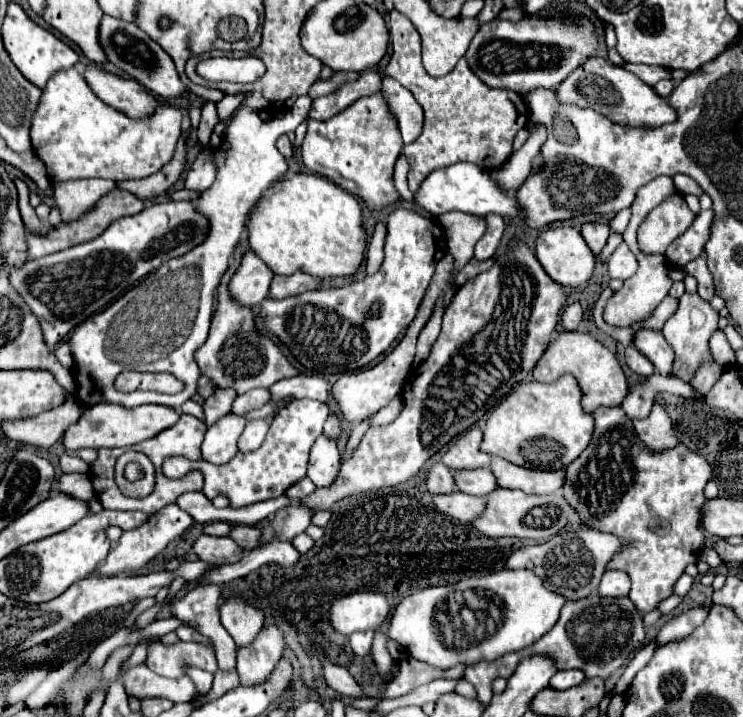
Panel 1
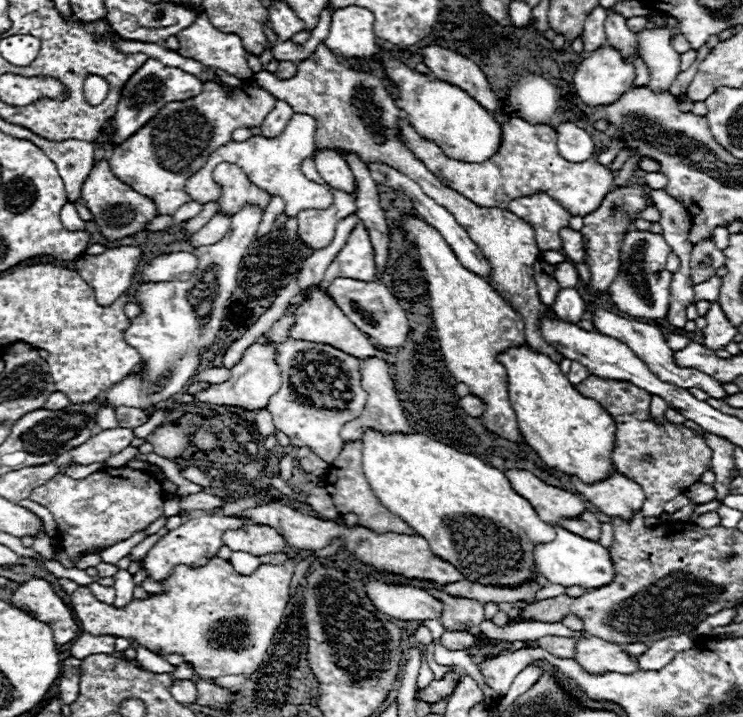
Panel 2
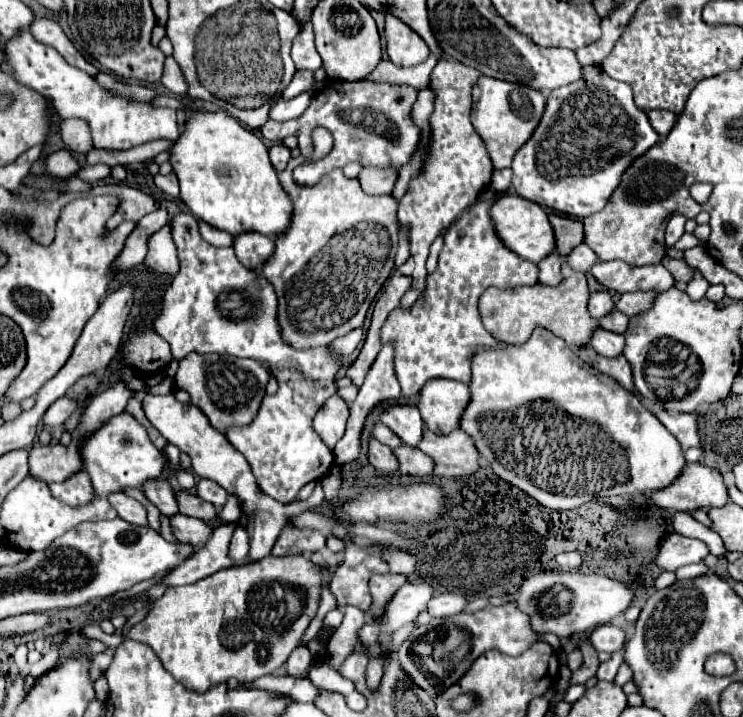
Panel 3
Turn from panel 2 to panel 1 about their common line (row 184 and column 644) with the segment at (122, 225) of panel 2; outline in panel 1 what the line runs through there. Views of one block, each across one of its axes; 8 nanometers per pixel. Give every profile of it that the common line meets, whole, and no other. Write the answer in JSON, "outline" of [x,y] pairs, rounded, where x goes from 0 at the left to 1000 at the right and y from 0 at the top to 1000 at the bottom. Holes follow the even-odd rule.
{"outline":[[[791,81],[778,92],[751,123],[754,142],[775,142],[783,151],[799,151],[805,159],[813,159],[834,176],[864,176],[886,179],[891,173],[907,170],[913,165],[910,153],[899,145],[896,137],[888,137],[878,120],[867,117],[851,100],[821,89],[813,81]]]}

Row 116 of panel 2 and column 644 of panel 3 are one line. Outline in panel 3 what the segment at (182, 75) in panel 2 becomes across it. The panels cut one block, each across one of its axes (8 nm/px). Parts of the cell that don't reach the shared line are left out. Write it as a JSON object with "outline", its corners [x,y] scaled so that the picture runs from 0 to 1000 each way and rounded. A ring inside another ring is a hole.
{"outline":[[[786,92],[783,114],[740,128],[724,179],[692,218],[689,262],[713,282],[789,304],[816,287],[816,276],[832,259],[832,245],[851,220],[867,215],[886,195],[872,162],[853,145],[845,117],[816,106],[805,92]]]}

